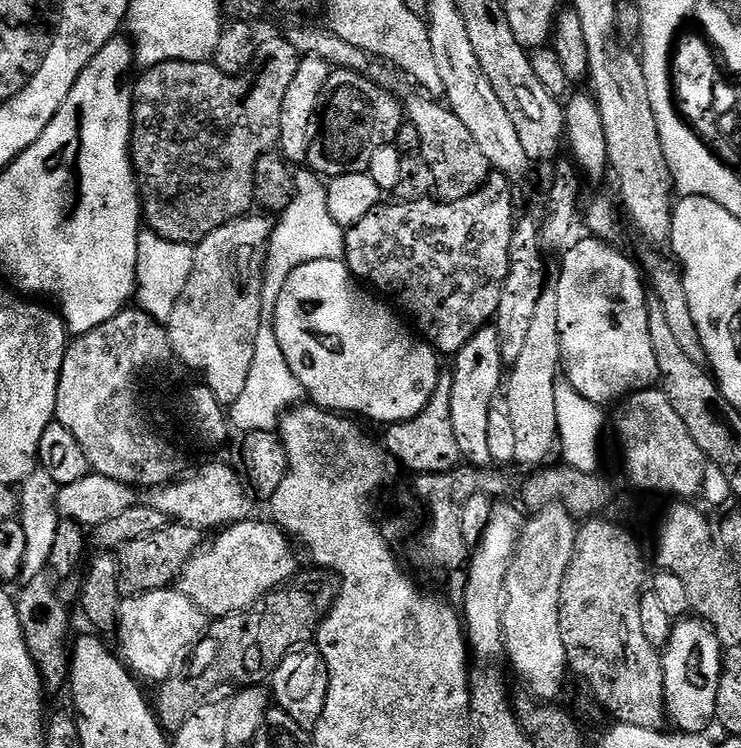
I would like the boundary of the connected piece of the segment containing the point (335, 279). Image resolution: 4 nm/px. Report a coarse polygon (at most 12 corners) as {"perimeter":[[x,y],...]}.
{"perimeter":[[343,259],[270,323],[311,403],[412,420],[441,357]]}

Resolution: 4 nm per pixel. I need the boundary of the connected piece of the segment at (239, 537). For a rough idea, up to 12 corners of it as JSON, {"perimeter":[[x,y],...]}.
{"perimeter":[[279,524],[227,525],[180,572],[209,617],[244,612],[297,575]]}

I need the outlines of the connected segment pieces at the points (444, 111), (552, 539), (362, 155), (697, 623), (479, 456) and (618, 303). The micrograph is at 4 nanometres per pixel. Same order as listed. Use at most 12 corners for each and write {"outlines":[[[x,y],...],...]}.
{"outlines":[[[406,100],[419,155],[440,200],[461,200],[490,175],[486,154],[451,108]],[[549,504],[506,578],[506,656],[537,700],[570,676],[560,629],[577,521]],[[336,70],[307,167],[367,172],[402,104],[363,72]],[[680,618],[662,656],[666,716],[713,723],[724,658],[703,619]],[[495,327],[455,353],[450,418],[461,457],[492,460],[506,365]],[[563,253],[563,375],[607,406],[657,383],[637,261]]]}

